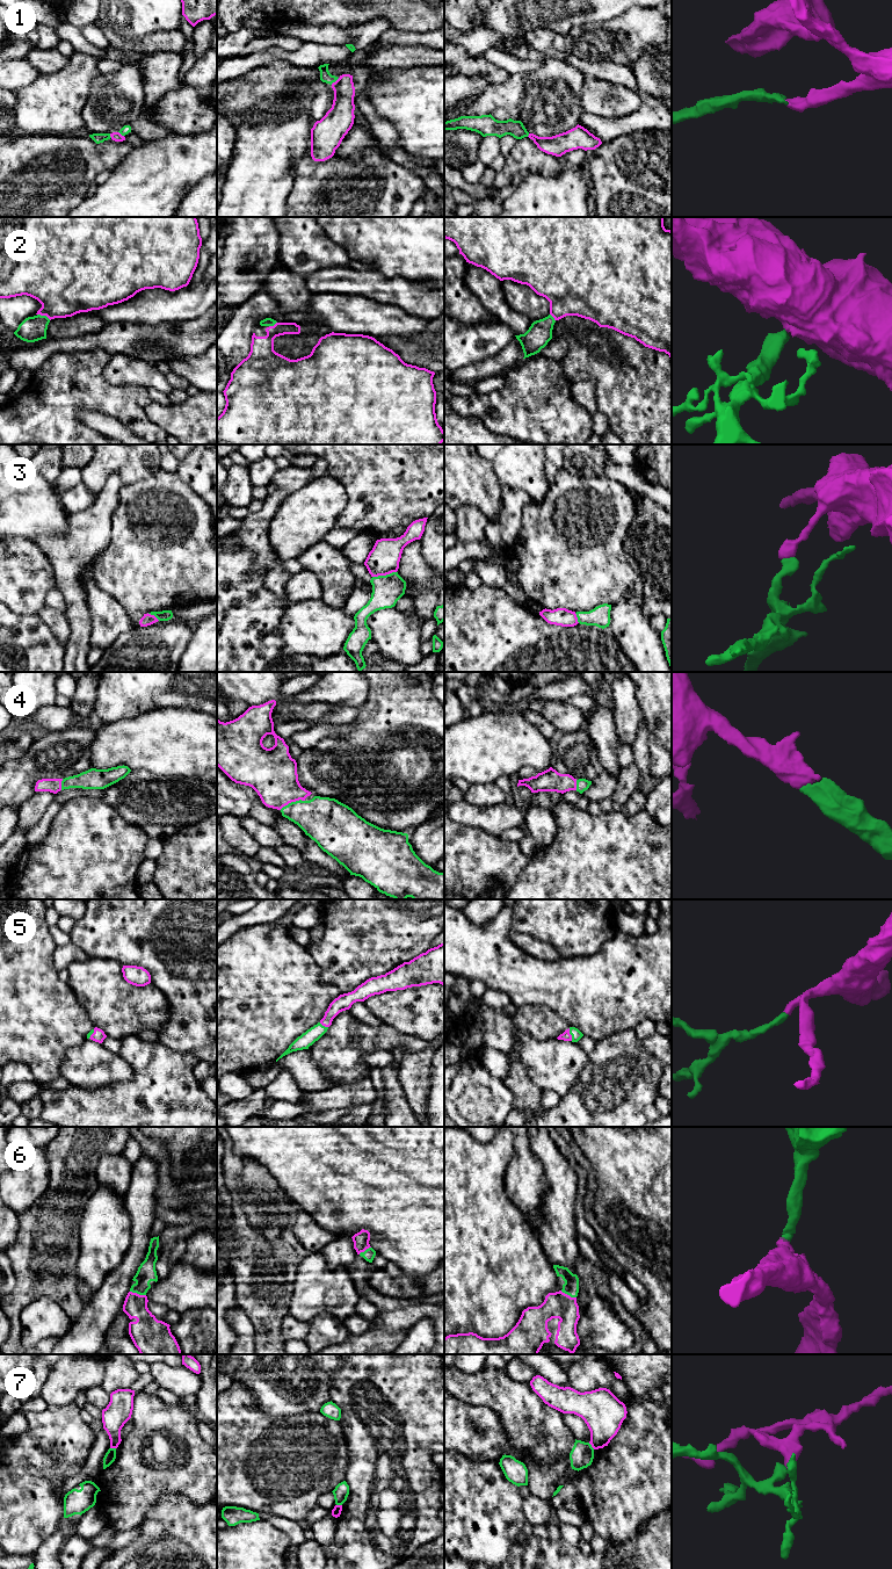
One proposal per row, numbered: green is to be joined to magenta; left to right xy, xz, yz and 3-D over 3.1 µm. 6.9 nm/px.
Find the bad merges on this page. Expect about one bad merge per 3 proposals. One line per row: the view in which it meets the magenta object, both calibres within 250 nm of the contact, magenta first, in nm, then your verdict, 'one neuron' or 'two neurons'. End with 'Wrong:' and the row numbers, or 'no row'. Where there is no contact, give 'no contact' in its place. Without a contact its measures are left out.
1: meets magenta in xz; 180 nm thick on the magenta side, 80 nm on the other; one neuron
2: meets magenta in xy; 420 nm thick on the magenta side, 180 nm on the other; one neuron
3: meets magenta in xz; 220 nm thick on the magenta side, 200 nm on the other; two neurons
4: meets magenta in xz; 340 nm thick on the magenta side, 300 nm on the other; one neuron
5: meets magenta in yz; 60 nm thick on the magenta side, 70 nm on the other; one neuron
6: meets magenta in xy; 190 nm thick on the magenta side, 130 nm on the other; one neuron
7: meets magenta in yz; 280 nm thick on the magenta side, 160 nm on the other; two neurons
Wrong: 3, 7

